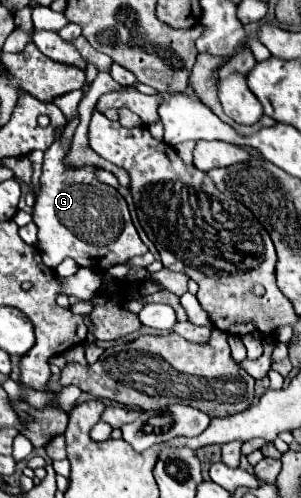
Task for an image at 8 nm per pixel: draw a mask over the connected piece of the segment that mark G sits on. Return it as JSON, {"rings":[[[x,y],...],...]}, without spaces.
{"rings":[[[62,127],[56,131],[56,141],[44,153],[40,191],[32,211],[32,221],[38,227],[38,251],[44,265],[56,269],[66,257],[70,257],[78,267],[108,271],[114,265],[126,263],[134,255],[144,255],[148,247],[140,241],[138,231],[132,225],[124,197],[106,183],[96,181],[94,167],[92,171],[66,167],[64,158],[70,147],[62,143]]]}

